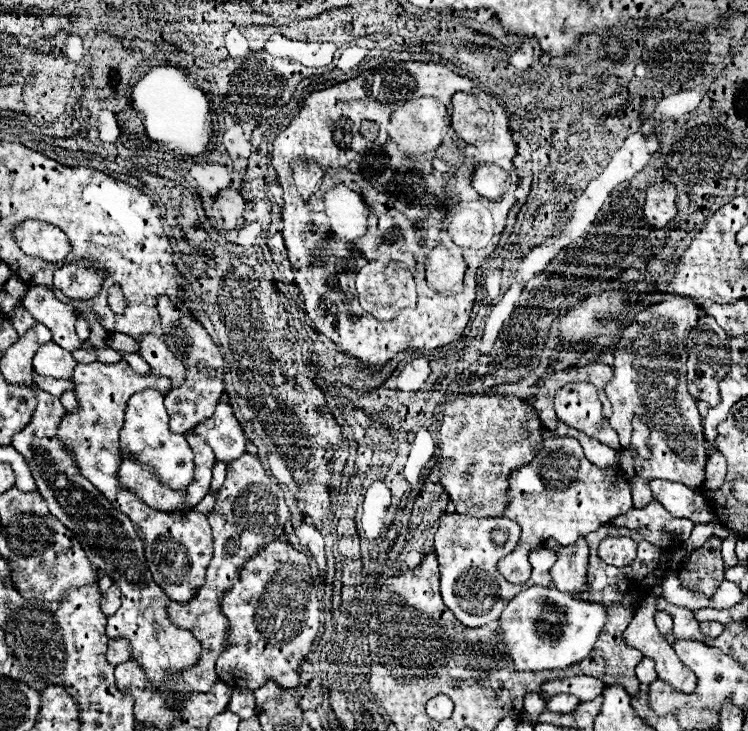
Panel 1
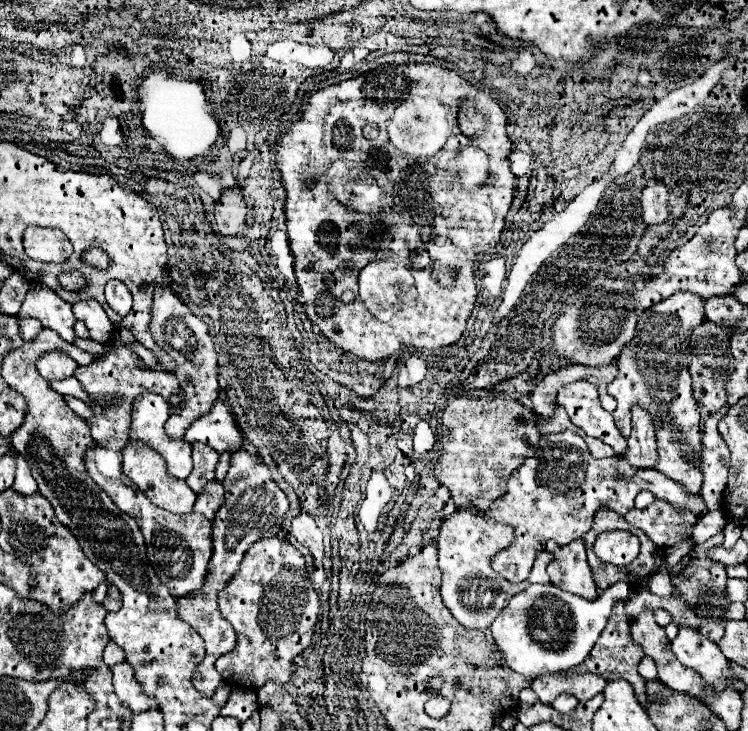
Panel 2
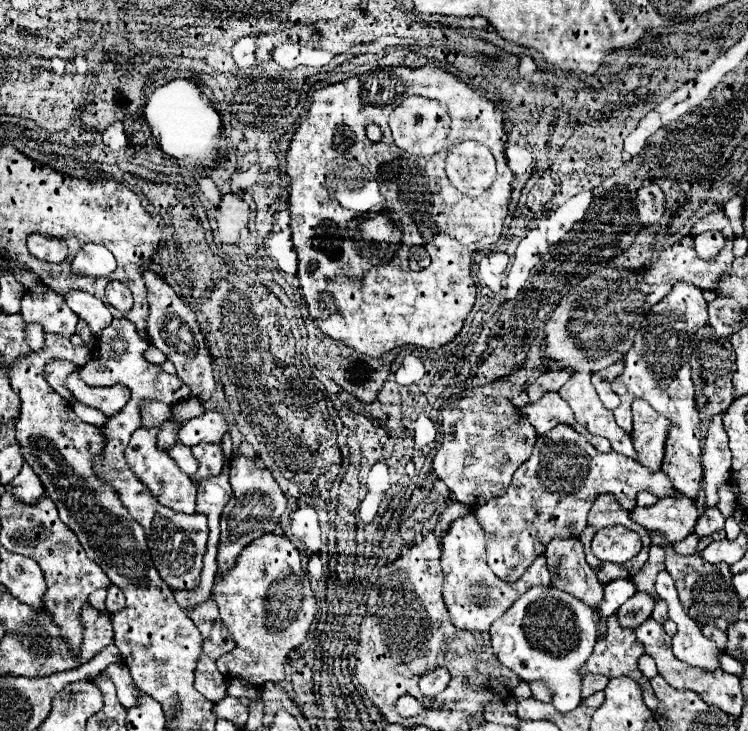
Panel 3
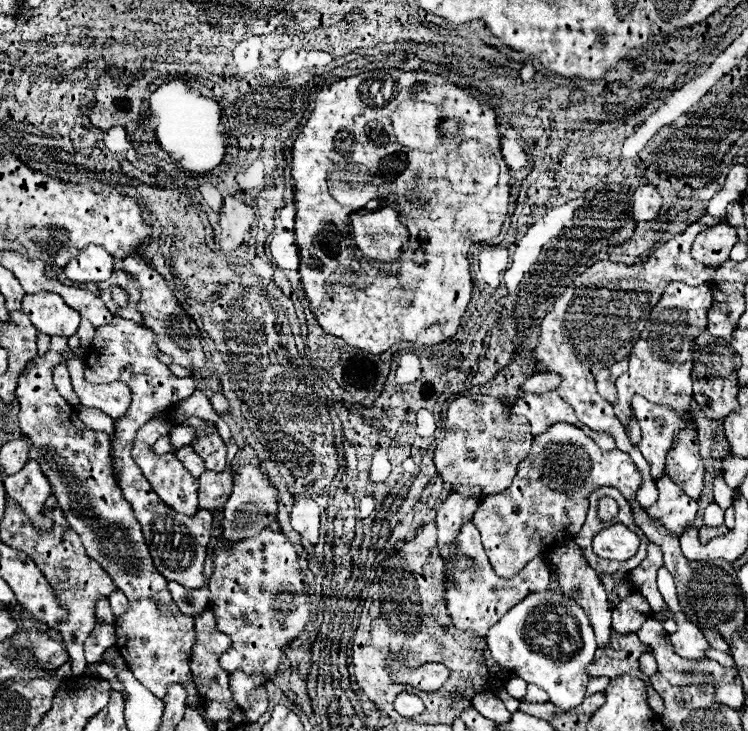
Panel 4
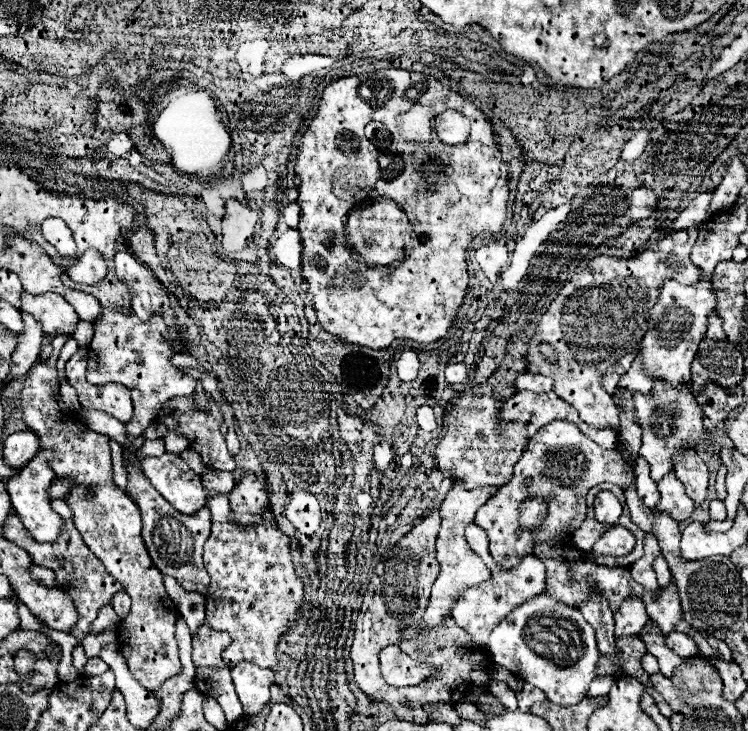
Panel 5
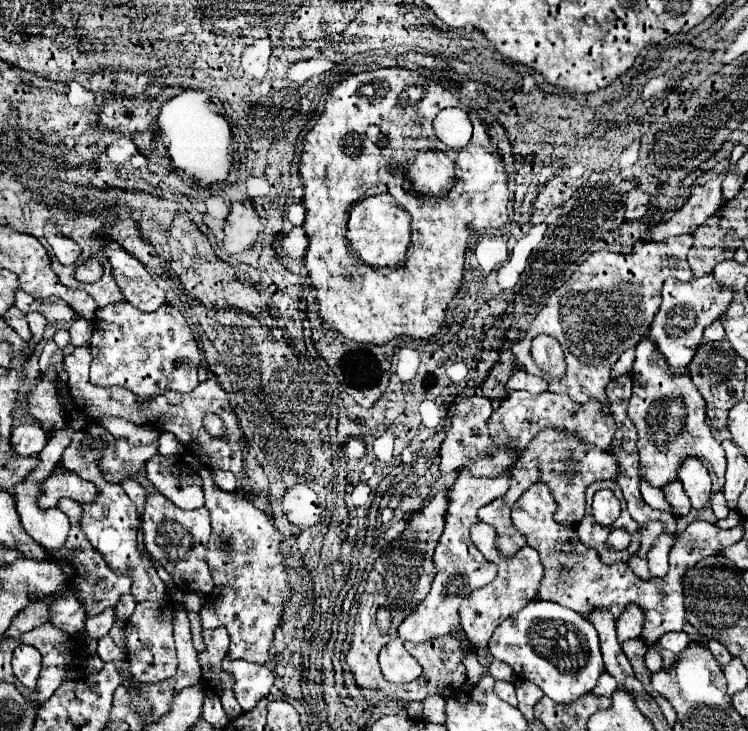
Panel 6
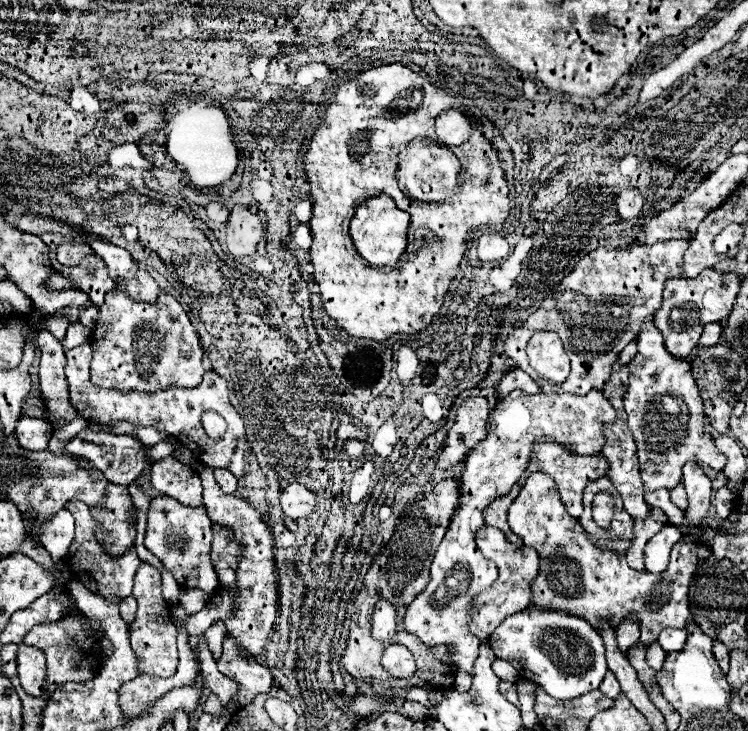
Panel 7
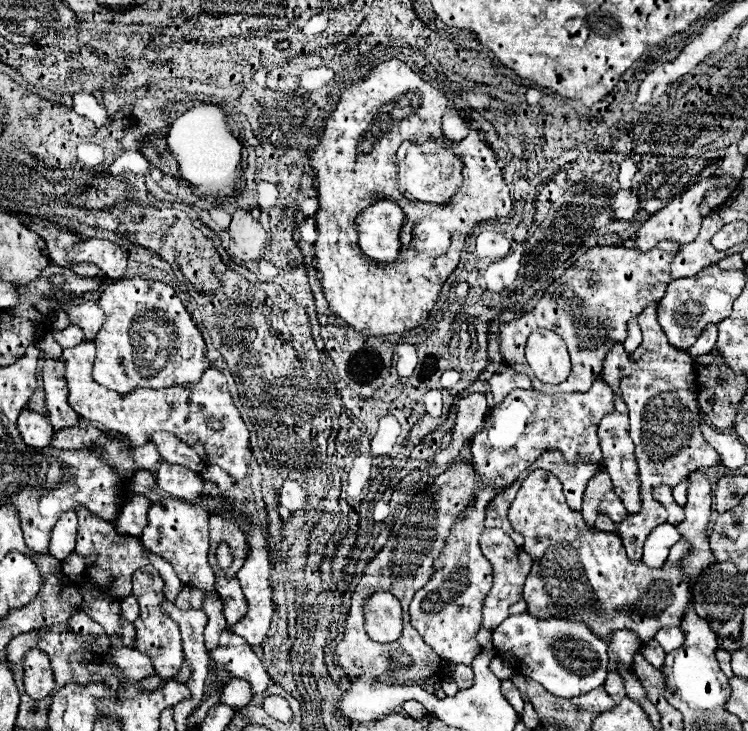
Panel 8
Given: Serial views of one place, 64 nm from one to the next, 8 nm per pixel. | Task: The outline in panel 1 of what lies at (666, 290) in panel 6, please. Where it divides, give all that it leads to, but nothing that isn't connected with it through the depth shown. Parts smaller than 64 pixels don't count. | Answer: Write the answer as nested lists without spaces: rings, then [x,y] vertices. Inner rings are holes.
[[[672,296],[666,302],[652,304],[638,312],[624,334],[624,342],[620,342],[614,354],[614,378],[606,384],[606,396],[614,408],[610,424],[618,432],[624,448],[630,446],[632,416],[640,414],[650,426],[652,458],[648,462],[636,458],[636,474],[642,478],[682,482],[696,492],[700,492],[704,484],[706,448],[702,416],[686,384],[688,350],[684,340],[698,324],[698,312],[700,306],[694,304],[694,298],[690,296]]]

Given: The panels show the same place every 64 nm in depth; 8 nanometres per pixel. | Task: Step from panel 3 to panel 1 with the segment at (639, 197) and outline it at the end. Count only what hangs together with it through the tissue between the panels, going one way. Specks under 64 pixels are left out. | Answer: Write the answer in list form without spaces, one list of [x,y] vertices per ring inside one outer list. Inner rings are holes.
[[[660,182],[652,184],[646,190],[646,204],[644,204],[644,214],[650,226],[654,228],[664,228],[668,222],[676,218],[676,194],[678,190],[670,182]]]

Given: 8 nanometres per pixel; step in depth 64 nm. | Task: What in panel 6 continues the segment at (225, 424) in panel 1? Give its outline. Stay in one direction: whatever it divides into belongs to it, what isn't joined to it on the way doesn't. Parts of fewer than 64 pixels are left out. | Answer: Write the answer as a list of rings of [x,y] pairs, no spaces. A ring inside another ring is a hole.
[[[162,434],[160,444],[158,444],[158,454],[160,456],[170,456],[170,454],[182,454],[184,444],[178,438],[172,438],[172,434]]]

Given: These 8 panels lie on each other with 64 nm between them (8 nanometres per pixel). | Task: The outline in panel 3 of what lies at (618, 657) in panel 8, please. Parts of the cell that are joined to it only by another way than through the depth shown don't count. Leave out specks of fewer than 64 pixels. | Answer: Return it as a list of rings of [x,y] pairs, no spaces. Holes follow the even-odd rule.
[[[636,592],[632,598],[628,598],[628,602],[624,602],[618,608],[616,618],[618,618],[618,622],[620,622],[622,628],[636,630],[646,618],[650,618],[652,606],[654,606],[654,600],[648,594]]]

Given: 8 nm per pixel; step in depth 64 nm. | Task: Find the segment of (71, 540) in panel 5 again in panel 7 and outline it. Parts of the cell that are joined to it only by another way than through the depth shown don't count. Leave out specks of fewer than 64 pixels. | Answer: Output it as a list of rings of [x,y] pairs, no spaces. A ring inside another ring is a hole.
[[[68,502],[66,508],[70,508],[70,512],[76,518],[76,564],[78,564],[78,572],[80,572],[80,574],[76,574],[76,578],[80,582],[84,582],[84,586],[90,592],[108,598],[108,602],[120,602],[126,596],[130,596],[134,572],[142,564],[142,560],[136,554],[136,548],[126,550],[120,556],[108,554],[104,550],[104,546],[96,540],[96,520],[90,516],[90,508],[84,506],[84,502]]]

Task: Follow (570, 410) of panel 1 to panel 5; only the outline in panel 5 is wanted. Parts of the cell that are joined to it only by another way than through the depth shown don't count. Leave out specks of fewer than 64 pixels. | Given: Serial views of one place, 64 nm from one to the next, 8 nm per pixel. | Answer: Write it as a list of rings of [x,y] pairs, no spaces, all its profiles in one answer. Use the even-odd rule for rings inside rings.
[[[692,226],[692,230],[680,230],[672,234],[672,238],[654,242],[654,246],[650,244],[646,250],[640,250],[636,256],[626,260],[606,254],[594,256],[588,260],[586,268],[574,274],[574,278],[556,294],[548,310],[542,314],[538,322],[540,336],[544,334],[544,340],[556,346],[558,364],[550,366],[550,362],[543,359],[538,344],[545,341],[532,337],[524,354],[528,372],[544,376],[549,376],[550,372],[554,378],[552,390],[566,402],[572,402],[584,422],[600,428],[612,426],[618,432],[618,410],[612,402],[612,396],[602,388],[602,376],[608,366],[630,354],[638,346],[638,340],[644,338],[650,312],[658,302],[664,280],[672,278],[692,284],[694,280],[702,278],[698,268],[688,258],[696,236],[698,226]],[[636,456],[636,490],[640,500],[644,502],[644,506],[648,508],[656,508],[660,502],[660,492],[656,488],[656,482],[652,482],[650,474],[648,474],[648,462],[644,462],[644,458]]]

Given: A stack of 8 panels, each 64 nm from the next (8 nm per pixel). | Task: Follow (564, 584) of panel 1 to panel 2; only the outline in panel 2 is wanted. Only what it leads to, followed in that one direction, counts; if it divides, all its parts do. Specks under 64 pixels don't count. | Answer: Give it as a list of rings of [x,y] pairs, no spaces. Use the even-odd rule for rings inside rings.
[[[574,540],[566,546],[548,542],[546,552],[552,554],[552,562],[548,564],[548,574],[554,586],[590,602],[598,598],[598,588],[588,568],[586,548],[582,540]]]

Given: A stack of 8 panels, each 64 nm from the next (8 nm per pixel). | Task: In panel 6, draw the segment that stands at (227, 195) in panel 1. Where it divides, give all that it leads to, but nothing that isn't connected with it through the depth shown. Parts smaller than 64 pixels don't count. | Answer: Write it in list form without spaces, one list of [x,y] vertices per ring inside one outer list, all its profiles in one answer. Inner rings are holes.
[[[234,202],[224,226],[224,248],[228,254],[242,254],[254,245],[260,231],[260,218],[256,212],[240,202]]]

